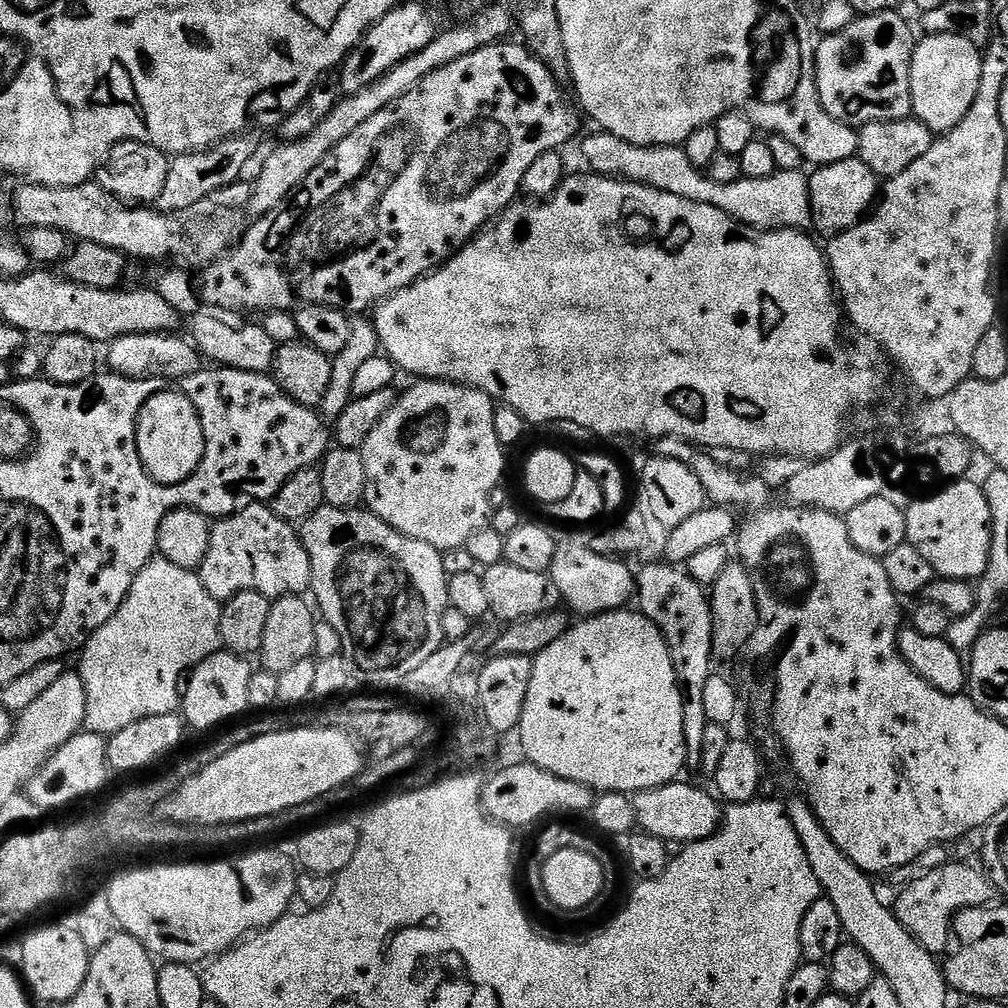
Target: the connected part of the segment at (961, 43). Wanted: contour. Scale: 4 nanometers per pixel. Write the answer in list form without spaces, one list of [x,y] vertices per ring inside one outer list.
[[[954,34],[925,35],[912,51],[910,70],[910,94],[912,95],[912,116],[921,120],[934,134],[954,130],[966,110],[974,106],[978,84],[982,82],[981,49],[961,36]]]

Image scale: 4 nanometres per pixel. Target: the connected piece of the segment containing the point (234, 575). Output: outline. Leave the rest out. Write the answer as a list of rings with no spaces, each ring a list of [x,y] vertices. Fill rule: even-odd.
[[[254,502],[249,508],[243,508],[240,512],[235,512],[232,516],[226,516],[217,519],[211,525],[212,533],[210,534],[210,542],[208,549],[204,555],[204,561],[200,563],[198,575],[200,581],[204,584],[206,591],[216,600],[227,602],[231,596],[237,596],[240,592],[261,592],[264,596],[269,598],[279,598],[282,596],[298,596],[307,593],[312,587],[312,567],[310,566],[310,558],[307,550],[304,549],[304,541],[298,535],[297,529],[293,525],[287,524],[282,518],[278,518],[272,513],[271,507],[264,502]]]

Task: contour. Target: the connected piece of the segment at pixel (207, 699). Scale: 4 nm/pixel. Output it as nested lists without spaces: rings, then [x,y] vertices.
[[[221,650],[191,669],[182,688],[183,719],[191,727],[193,724],[196,728],[212,728],[215,724],[227,725],[236,720],[235,716],[247,713],[250,678],[254,671],[253,665],[248,663],[245,657],[238,656],[235,652]]]

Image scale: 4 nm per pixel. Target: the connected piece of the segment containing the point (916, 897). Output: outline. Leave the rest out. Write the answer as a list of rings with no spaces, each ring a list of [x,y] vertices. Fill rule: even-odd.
[[[940,864],[937,868],[929,867],[919,880],[910,880],[903,885],[900,897],[894,903],[896,917],[927,952],[940,954],[948,940],[950,944],[958,913],[967,908],[983,908],[993,903],[992,881],[977,868],[971,868],[968,864]]]

